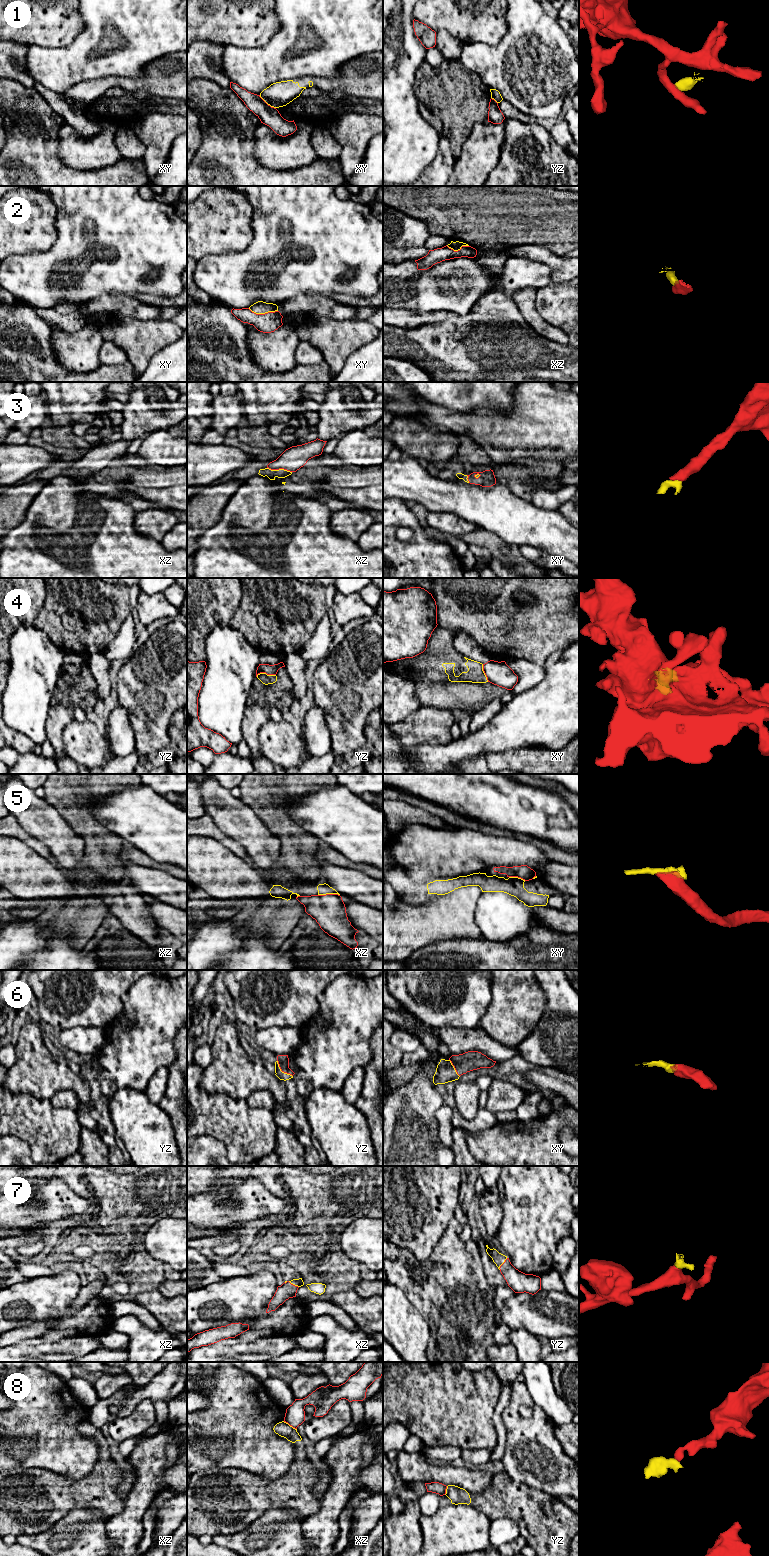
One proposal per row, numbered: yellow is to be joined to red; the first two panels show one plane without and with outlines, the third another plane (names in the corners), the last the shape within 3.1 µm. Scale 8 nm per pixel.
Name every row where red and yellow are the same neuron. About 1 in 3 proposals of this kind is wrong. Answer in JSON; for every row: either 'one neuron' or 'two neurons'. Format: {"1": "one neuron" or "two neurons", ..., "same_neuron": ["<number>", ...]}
{"1": "two neurons", "2": "one neuron", "3": "one neuron", "4": "two neurons", "5": "two neurons", "6": "one neuron", "7": "one neuron", "8": "two neurons", "same_neuron": ["2", "3", "6", "7"]}

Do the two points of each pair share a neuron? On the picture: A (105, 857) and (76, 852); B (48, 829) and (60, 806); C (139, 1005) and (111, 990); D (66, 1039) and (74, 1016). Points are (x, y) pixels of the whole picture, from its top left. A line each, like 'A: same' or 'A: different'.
A: different
B: different
C: different
D: different

